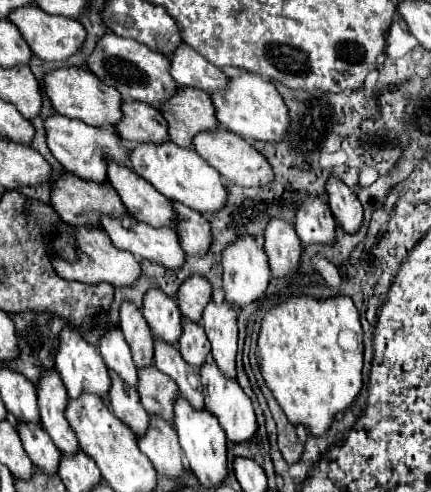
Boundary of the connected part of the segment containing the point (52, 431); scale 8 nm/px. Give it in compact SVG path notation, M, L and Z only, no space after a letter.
M49 370L49 374L41 374L37 396L39 396L43 430L53 438L61 454L75 456L79 452L79 442L65 418L69 396L57 370Z

